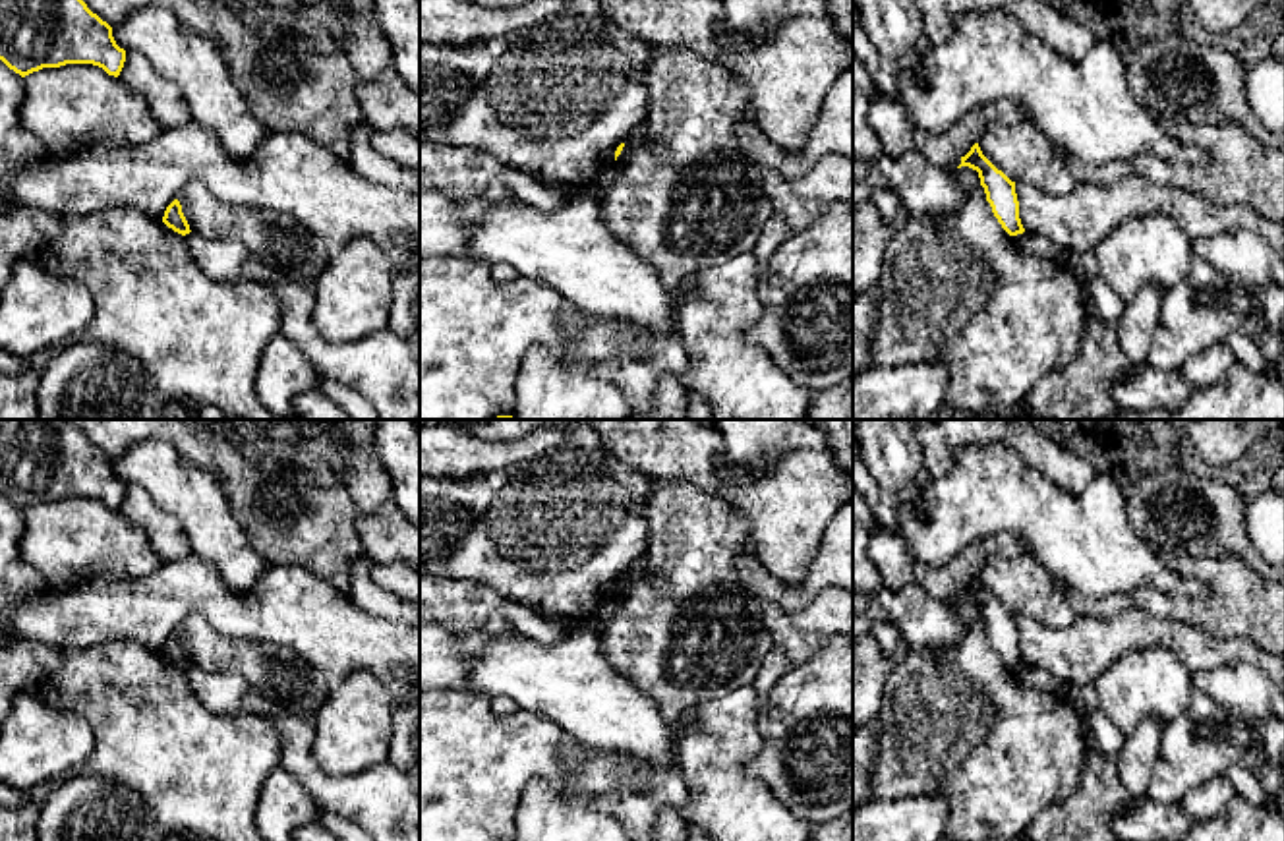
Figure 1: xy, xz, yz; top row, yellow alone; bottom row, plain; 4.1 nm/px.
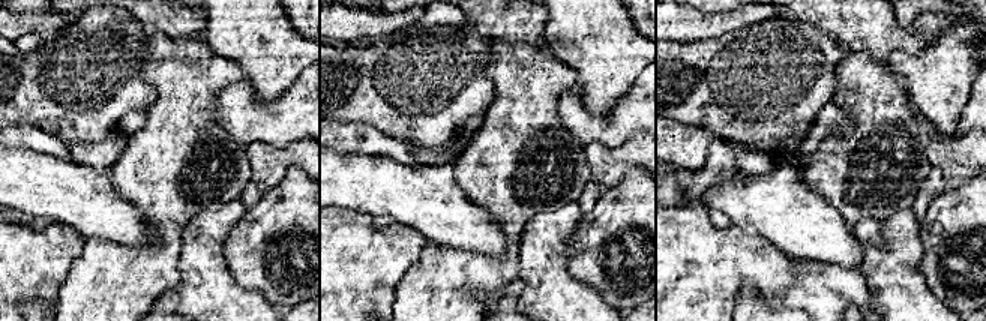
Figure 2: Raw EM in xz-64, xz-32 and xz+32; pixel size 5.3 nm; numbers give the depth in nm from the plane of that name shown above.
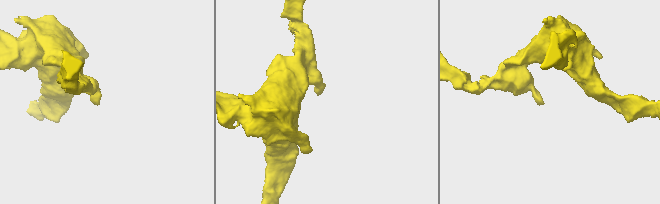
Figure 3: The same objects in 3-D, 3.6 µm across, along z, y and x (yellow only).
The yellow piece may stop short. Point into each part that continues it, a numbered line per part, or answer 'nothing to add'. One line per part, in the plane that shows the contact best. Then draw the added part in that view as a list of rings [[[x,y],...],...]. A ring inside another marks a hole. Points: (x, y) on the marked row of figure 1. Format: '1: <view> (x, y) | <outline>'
nothing to add

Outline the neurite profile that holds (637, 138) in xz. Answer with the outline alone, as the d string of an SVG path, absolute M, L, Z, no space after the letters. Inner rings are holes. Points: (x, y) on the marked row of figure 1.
M636 126L625 141L625 147L617 160L601 174L599 188L613 184L619 178L621 168L630 155L646 141L644 126Z

